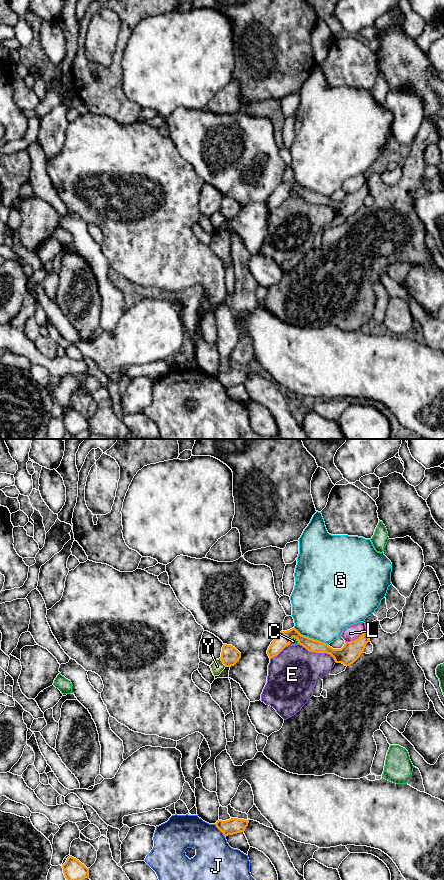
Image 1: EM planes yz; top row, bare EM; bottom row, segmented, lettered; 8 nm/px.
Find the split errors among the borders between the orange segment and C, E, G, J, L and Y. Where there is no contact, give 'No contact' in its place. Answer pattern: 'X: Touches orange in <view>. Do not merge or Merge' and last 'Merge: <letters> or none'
C: Touches orange in yz. Do not merge
E: Touches orange in yz. Do not merge
G: Touches orange in yz. Do not merge
J: Touches orange in yz. Do not merge
L: Touches orange in yz. Do not merge
Y: Touches orange in yz. Do not merge
Merge: none

